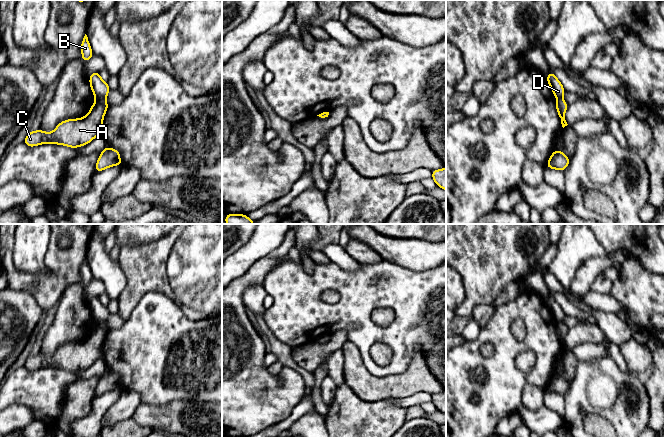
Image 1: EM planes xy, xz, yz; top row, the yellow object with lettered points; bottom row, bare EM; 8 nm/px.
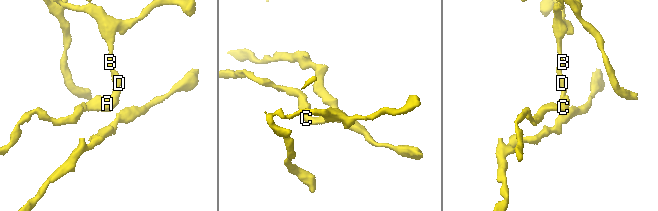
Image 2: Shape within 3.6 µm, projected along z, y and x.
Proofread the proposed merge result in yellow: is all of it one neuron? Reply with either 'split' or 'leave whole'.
split

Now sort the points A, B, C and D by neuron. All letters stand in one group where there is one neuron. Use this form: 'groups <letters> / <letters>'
groups A C / B D

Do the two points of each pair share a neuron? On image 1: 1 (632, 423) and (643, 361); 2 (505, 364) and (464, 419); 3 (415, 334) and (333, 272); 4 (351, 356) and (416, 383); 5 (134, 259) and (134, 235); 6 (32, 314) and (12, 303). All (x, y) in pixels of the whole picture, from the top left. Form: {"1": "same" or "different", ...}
{"1": "different", "2": "same", "3": "same", "4": "same", "5": "different", "6": "same"}

